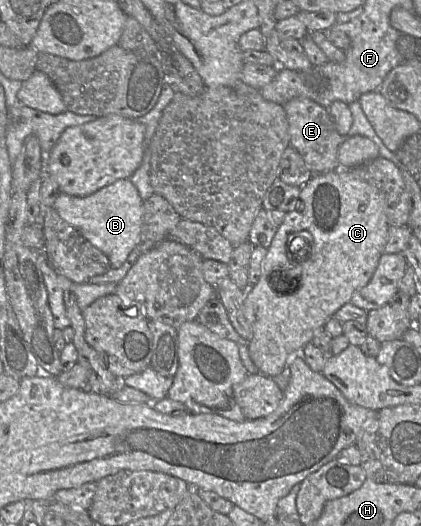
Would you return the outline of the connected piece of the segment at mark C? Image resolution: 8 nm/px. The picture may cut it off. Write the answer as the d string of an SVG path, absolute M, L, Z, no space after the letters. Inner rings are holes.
M336 169L334 171L313 174L310 180L301 187L299 200L303 203L303 210L289 211L285 214L284 221L277 227L274 238L267 248L267 254L261 263L261 275L259 281L252 287L249 287L245 292L244 300L244 316L251 330L251 339L247 342L249 356L259 373L267 377L274 378L280 375L289 366L286 364L288 355L292 353L300 353L303 347L312 342L316 331L323 329L326 322L334 316L334 314L346 303L350 303L353 293L368 284L372 278L378 265L381 255L384 253L384 248L387 242L389 224L386 216L386 202L384 194L375 186L356 178L350 172L350 169ZM307 231L311 235L311 243L308 245L305 252L309 249L309 256L306 259L298 260L297 257L304 254L291 254L288 250L289 238L294 238L296 233Z

